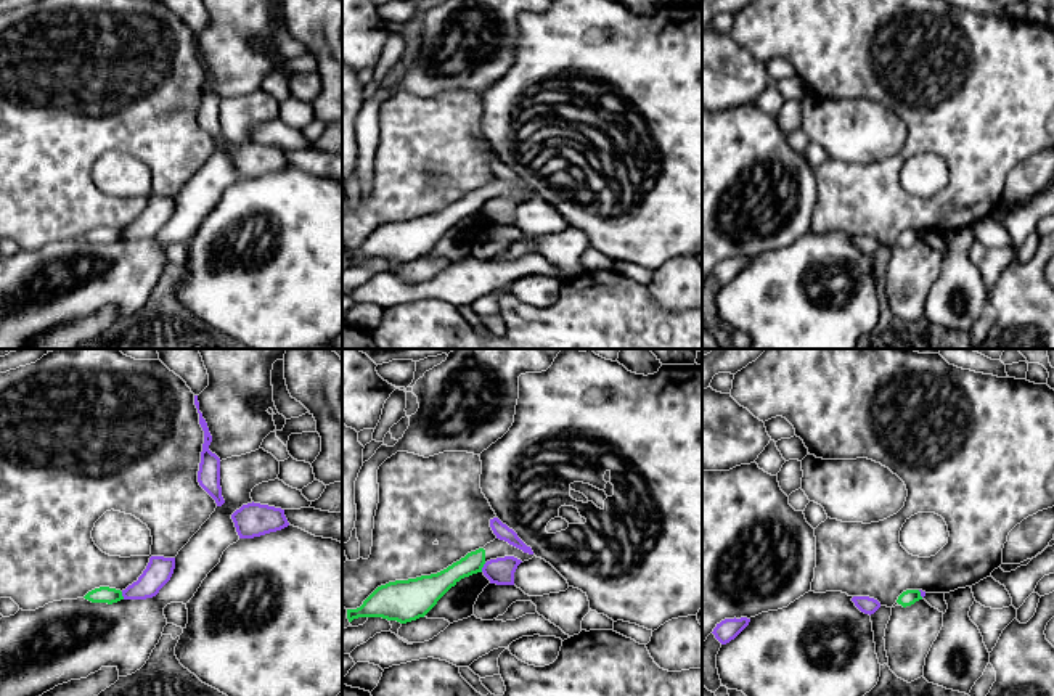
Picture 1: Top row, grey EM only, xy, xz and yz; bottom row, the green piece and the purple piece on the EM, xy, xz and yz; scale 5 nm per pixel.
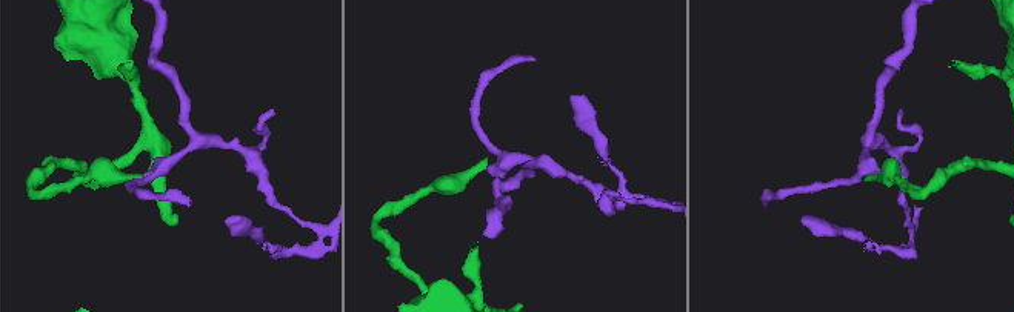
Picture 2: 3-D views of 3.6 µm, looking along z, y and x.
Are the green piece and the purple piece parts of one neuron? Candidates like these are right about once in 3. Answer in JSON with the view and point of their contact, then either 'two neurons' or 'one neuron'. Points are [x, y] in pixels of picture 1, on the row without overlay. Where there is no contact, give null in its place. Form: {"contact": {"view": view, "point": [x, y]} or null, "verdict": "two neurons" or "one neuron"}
{"contact": {"view": "xz", "point": [482, 206]}, "verdict": "two neurons"}

